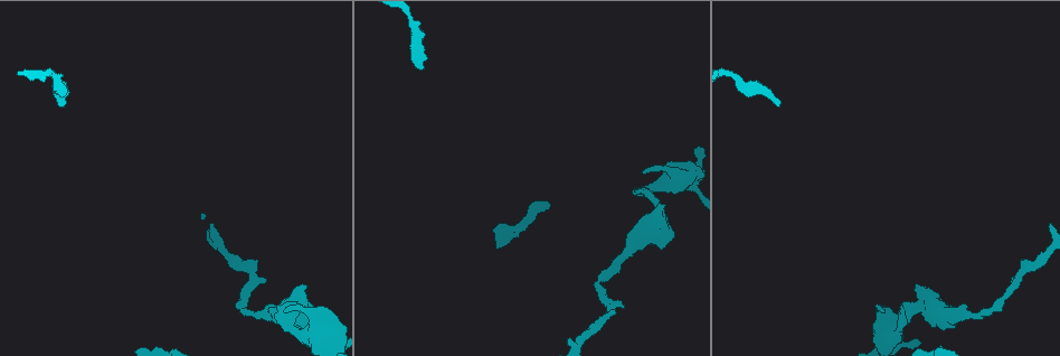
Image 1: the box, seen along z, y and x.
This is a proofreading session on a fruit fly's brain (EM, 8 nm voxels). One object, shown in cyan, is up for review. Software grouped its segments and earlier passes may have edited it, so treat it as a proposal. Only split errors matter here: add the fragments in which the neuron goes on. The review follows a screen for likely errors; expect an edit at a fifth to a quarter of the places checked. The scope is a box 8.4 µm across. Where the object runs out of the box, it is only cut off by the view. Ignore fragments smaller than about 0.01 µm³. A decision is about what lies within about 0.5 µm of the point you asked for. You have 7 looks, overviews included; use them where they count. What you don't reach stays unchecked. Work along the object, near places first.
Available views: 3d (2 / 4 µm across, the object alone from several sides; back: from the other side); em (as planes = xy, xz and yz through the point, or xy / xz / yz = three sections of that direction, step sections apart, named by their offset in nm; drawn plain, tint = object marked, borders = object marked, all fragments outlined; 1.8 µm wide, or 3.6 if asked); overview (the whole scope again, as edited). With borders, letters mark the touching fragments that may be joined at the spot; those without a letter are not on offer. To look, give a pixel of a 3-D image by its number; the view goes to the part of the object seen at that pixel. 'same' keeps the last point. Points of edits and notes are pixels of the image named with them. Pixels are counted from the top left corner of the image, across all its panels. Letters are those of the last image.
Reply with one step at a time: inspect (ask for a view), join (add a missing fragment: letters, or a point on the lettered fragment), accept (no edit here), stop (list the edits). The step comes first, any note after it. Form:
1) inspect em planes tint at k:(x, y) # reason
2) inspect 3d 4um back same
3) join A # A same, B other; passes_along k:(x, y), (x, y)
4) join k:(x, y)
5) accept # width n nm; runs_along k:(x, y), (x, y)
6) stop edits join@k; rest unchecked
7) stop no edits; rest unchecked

inspect 3d 2um at 1:(568, 338) # an open end

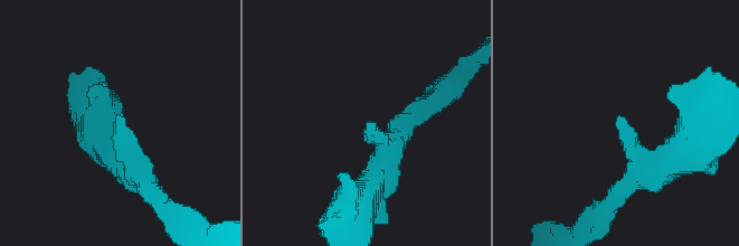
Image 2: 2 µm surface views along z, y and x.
inspect em planes borders at 2:(369, 121) # shape alone is not enough

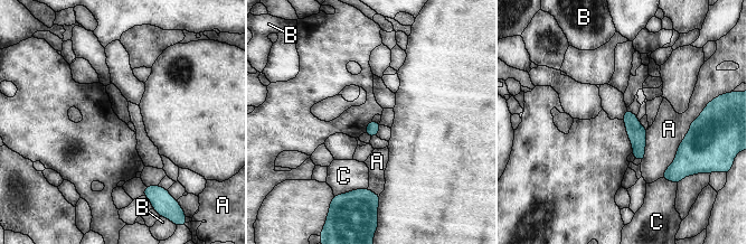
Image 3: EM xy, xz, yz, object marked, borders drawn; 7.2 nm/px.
accept # width 100 nm; A other, B other, C other; border 3:(699, 114), (660, 177); no lettered fragment goes on from it

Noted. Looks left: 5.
inspect 3d 2um at 1:(642, 172)

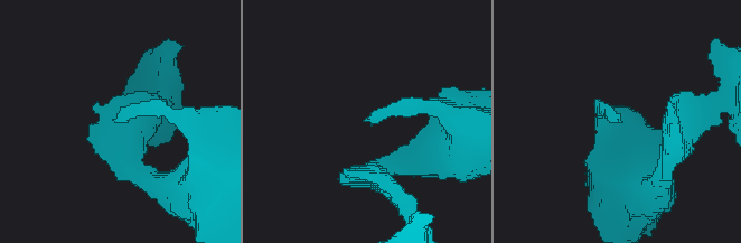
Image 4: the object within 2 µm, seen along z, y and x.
inspect em planes plain at 4:(618, 121)

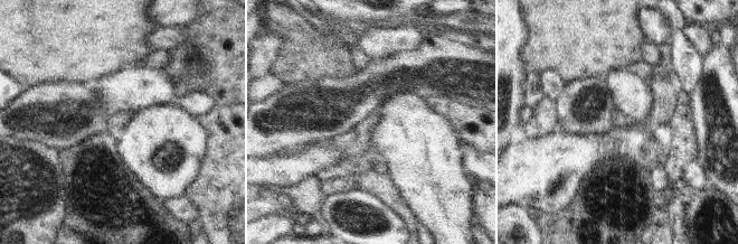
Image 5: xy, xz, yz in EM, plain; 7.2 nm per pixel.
inspect em planes borders same

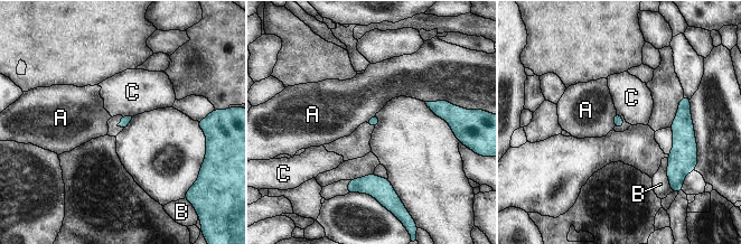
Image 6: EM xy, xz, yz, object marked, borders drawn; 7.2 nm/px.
accept # A other, B other, C other; border 6:(132, 116), (123, 118); none of them fits

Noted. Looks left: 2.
inspect 3d 2um at 1:(422, 70) # long arm stops here

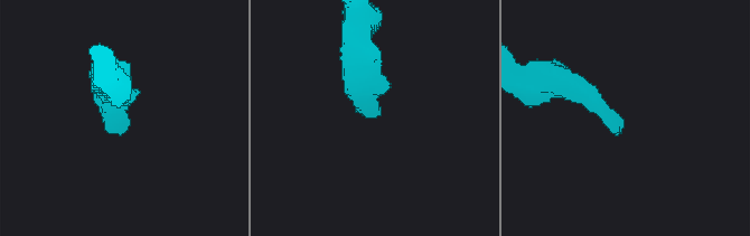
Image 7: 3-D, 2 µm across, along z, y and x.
inspect em xz step 8 borders at 7:(129, 123)

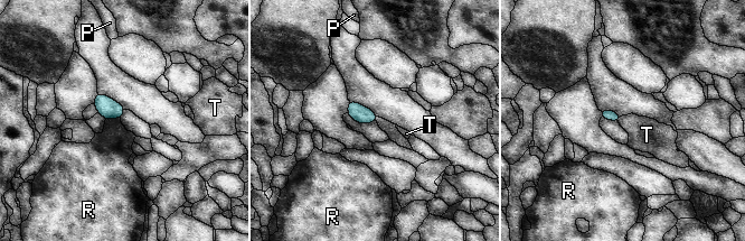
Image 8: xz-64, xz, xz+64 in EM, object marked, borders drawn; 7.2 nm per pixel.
accept # P other, R other, T other; none of them fits

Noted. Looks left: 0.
stop no edits; rest unchecked

